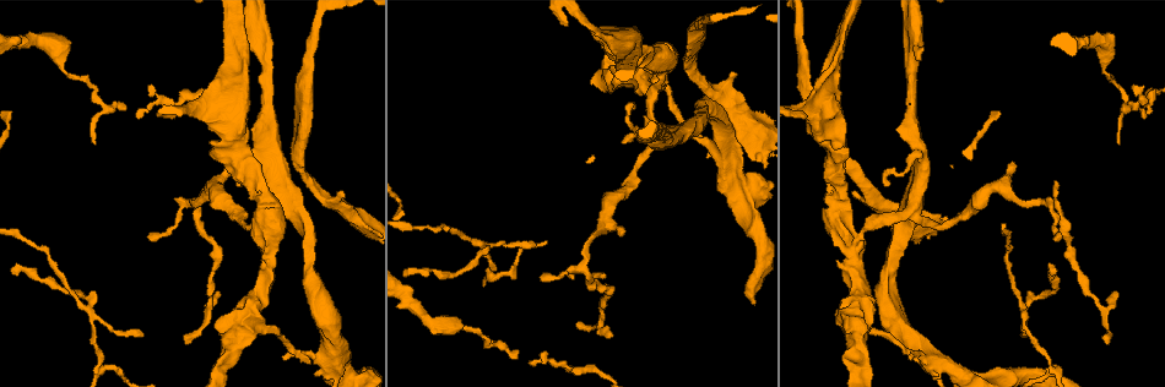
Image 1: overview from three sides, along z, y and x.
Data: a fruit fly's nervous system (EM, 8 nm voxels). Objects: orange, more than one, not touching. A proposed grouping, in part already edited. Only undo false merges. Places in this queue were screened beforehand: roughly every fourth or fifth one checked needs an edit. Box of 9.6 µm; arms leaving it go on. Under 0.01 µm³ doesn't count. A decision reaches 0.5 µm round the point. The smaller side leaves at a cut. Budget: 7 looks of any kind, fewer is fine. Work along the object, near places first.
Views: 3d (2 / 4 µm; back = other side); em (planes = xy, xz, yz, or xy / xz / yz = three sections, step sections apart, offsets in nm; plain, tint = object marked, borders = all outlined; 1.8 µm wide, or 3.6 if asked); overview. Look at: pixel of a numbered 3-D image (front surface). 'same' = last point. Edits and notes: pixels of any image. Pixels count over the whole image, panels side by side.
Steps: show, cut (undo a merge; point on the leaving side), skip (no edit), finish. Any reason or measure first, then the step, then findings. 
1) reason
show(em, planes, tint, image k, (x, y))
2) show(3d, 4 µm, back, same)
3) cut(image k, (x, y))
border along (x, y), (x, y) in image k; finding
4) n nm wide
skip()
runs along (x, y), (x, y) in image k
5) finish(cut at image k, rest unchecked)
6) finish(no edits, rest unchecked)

calibre changes
show(em, 3.6 µm, yz, step 16, tint, image 1, (855, 337))

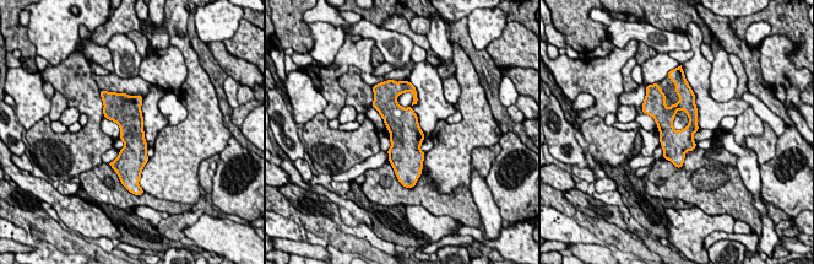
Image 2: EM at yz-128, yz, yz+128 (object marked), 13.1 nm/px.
cut it another way
show(em, 3.6 µm, planes, tint, same)

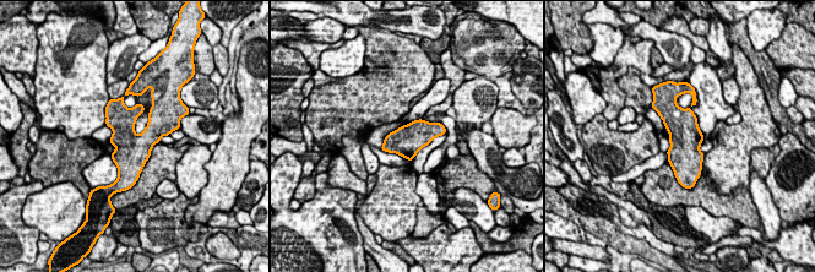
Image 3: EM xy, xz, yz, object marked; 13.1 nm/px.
skip()
all the same cell

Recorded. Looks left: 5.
narrows sharply
show(3d, 2 µm, image 1, (568, 368))

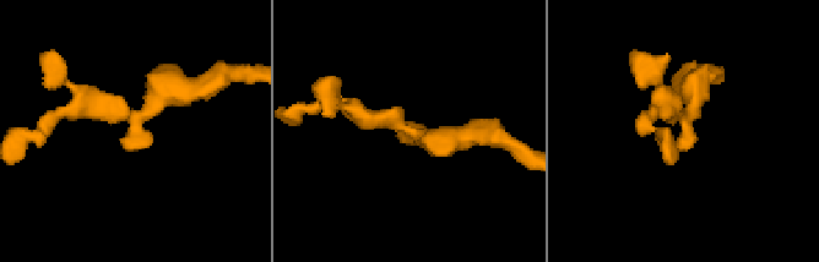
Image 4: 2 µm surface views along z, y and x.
need the tissue
show(em, planes, borders, image 4, (685, 113))

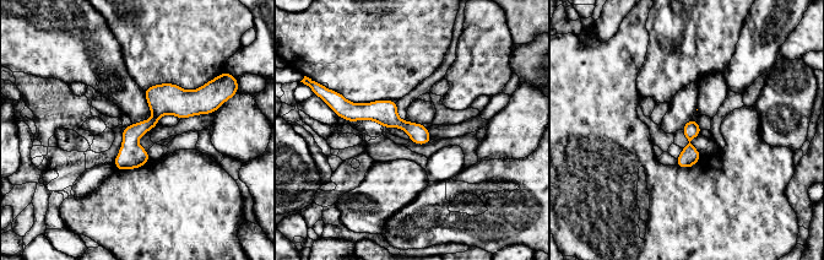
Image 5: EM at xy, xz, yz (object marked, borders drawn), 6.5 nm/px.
110 nm wide
skip()
runs along (209, 109), (166, 106), (117, 162) in image 5; all the same cell

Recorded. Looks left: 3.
sharp bend
show(3d, 2 µm, image 1, (479, 241))

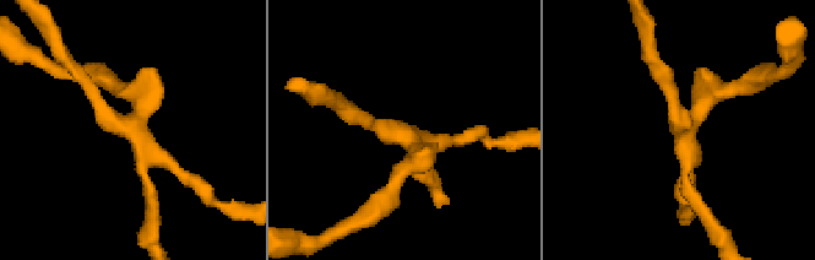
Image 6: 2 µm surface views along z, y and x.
4 arms; need the tissue
show(em, yz, step 16, tint, image 6, (118, 124))

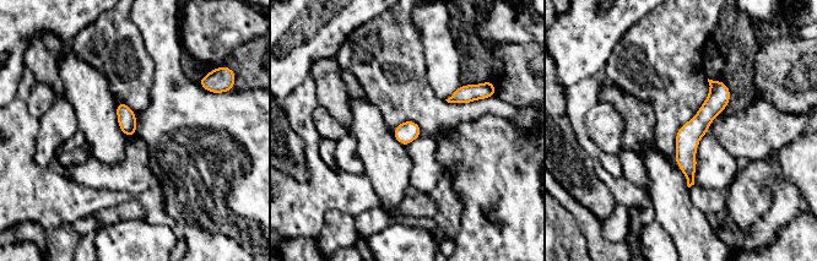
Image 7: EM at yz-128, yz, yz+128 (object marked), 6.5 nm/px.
show(em, planes, tint, same)

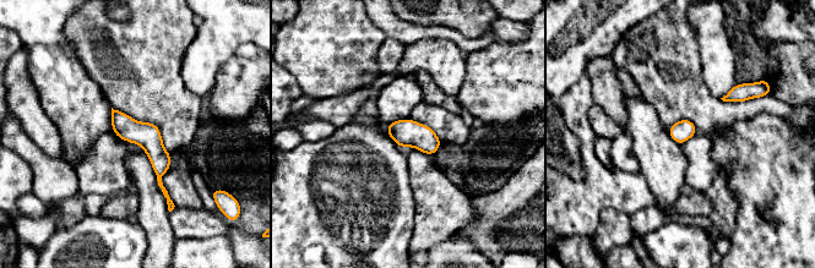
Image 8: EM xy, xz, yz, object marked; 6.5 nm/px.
skip()
runs along (114, 113), (156, 152), (159, 174) in image 8; continuous, no second cell

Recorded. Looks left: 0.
finish(no edits, rest unchecked)

